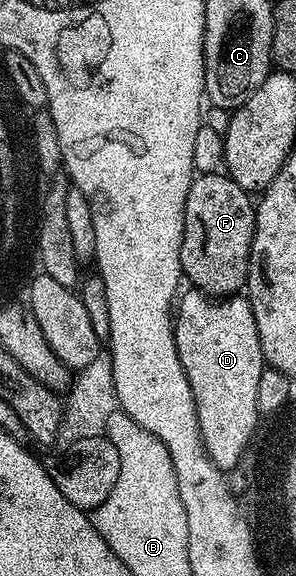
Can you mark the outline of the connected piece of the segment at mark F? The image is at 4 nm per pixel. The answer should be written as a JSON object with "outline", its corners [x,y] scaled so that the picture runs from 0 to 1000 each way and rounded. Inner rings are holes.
{"outline":[[[747,297],[659,304],[642,318],[628,363],[622,365],[622,413],[608,427],[608,455],[615,477],[645,486],[666,505],[726,517],[787,514],[831,491],[831,470],[845,460],[845,429],[858,418],[858,363],[861,349],[848,335],[828,333],[780,306]]]}

